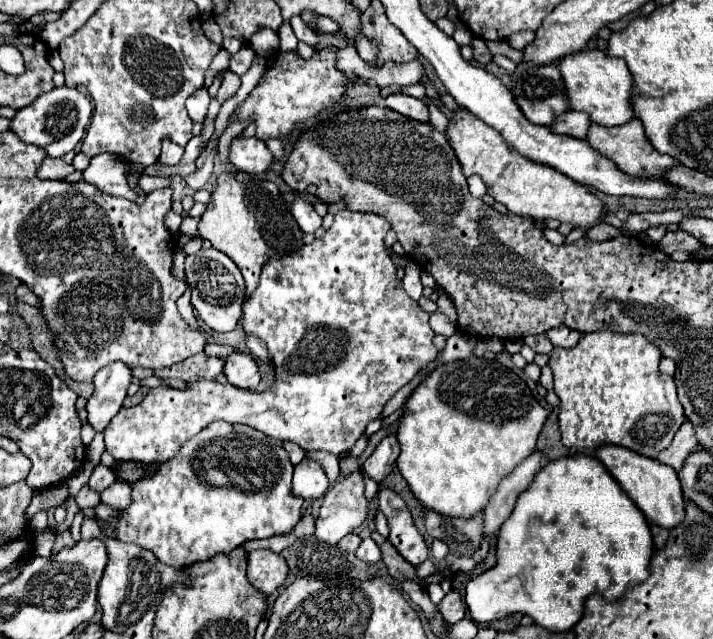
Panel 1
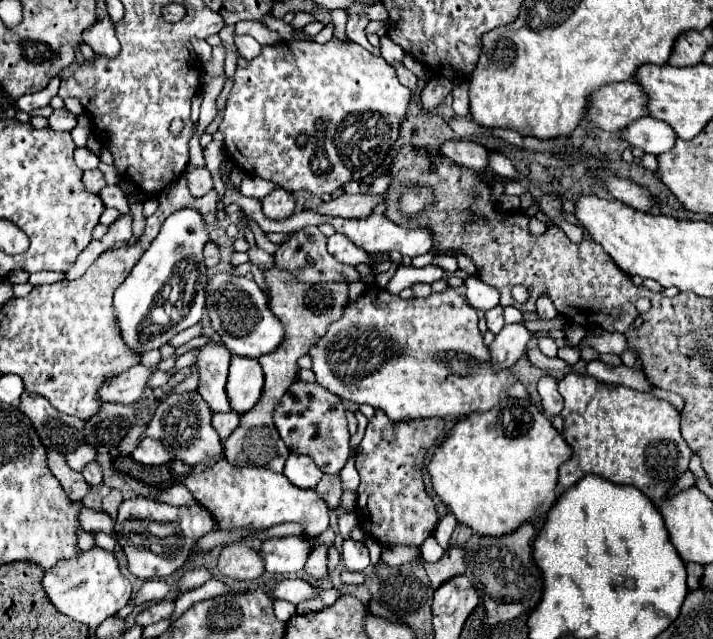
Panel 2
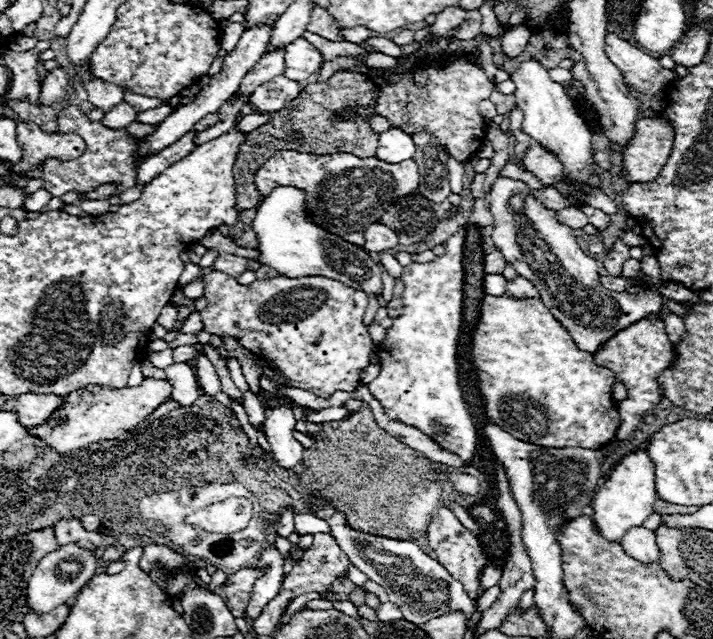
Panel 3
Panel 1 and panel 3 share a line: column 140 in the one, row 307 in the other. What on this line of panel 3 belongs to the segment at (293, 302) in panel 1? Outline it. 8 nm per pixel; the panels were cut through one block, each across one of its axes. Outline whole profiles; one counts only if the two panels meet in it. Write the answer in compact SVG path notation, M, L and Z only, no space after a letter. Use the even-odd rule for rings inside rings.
M466 226L442 242L444 254L428 264L412 262L404 266L402 314L386 330L386 340L378 344L380 374L368 384L370 394L382 404L390 420L414 426L442 448L456 452L470 462L476 452L476 428L458 380L456 344L462 324L464 268L462 250Z

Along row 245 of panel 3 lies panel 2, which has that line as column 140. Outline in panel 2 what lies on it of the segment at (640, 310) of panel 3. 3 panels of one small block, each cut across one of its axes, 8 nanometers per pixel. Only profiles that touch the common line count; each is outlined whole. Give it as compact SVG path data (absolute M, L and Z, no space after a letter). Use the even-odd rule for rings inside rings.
M146 496L124 500L116 518L116 532L120 534L120 546L124 548L128 570L142 580L174 574L188 560L194 542L214 528L216 524L212 516L200 506L170 506Z

